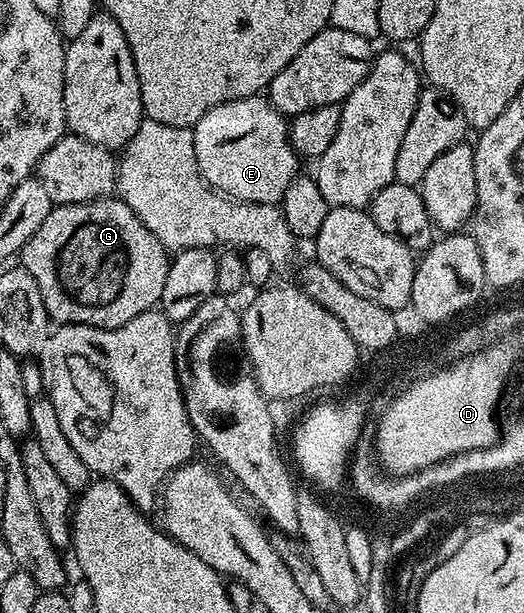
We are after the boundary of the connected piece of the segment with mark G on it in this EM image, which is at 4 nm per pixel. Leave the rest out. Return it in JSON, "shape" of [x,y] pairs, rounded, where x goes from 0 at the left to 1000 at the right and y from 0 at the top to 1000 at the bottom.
{"shape":[[[229,323],[176,326],[164,333],[107,334],[90,349],[82,369],[74,369],[74,375],[67,375],[67,382],[59,382],[59,388],[40,403],[36,413],[38,436],[48,437],[52,447],[59,447],[59,454],[67,454],[67,467],[74,467],[74,480],[82,486],[86,511],[94,514],[95,524],[103,530],[164,529],[176,535],[206,537],[233,535],[237,529],[250,525],[250,519],[298,504],[305,498],[311,467],[319,462],[319,440],[323,439],[324,423],[324,413],[311,401],[311,395],[303,395],[303,388],[296,388],[296,382],[288,382],[288,375],[281,375],[281,369],[273,369],[273,362],[265,362],[258,343],[250,343],[250,336],[242,336],[237,326]]]}

